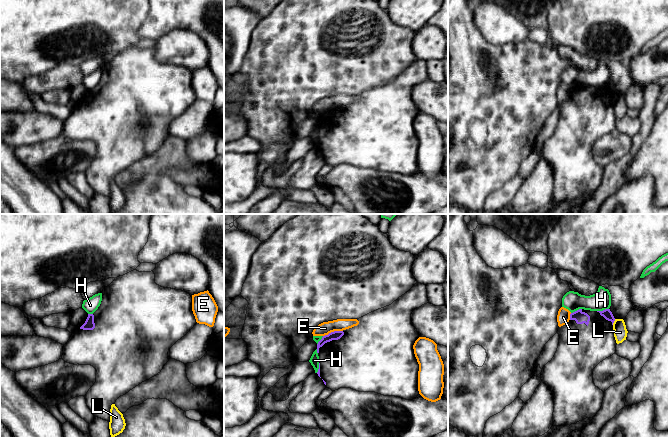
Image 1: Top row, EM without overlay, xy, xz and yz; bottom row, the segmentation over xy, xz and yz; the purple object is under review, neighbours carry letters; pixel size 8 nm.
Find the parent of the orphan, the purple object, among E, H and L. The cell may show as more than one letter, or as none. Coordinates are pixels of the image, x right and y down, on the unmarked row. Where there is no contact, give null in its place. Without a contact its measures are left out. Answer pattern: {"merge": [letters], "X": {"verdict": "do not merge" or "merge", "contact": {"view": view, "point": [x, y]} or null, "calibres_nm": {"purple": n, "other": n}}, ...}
{"merge": [], "E": {"verdict": "do not merge", "contact": {"view": "xz", "point": [332, 108]}, "calibres_nm": {"purple": 70, "other": 100}}, "H": {"verdict": "do not merge", "contact": {"view": "yz", "point": [602, 87]}, "calibres_nm": {"purple": 80, "other": 160}}, "L": {"verdict": "do not merge", "contact": {"view": "yz", "point": [613, 98]}, "calibres_nm": {"purple": 80, "other": 110}}}

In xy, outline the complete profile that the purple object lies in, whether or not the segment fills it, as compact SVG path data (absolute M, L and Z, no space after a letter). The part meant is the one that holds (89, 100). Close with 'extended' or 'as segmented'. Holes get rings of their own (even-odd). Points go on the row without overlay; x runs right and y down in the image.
M133 46L115 56L102 67L102 77L85 99L76 105L64 121L62 135L74 141L91 141L96 145L96 158L85 171L86 180L95 193L110 198L111 181L130 166L158 151L171 135L170 124L196 100L192 87L192 71L155 59L155 50Z; extended

